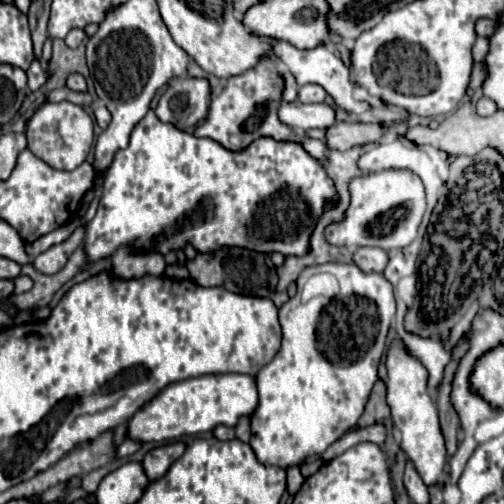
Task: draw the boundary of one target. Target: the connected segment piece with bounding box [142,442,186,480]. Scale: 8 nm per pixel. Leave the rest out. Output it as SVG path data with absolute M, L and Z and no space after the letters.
M174 442L174 444L166 444L166 446L150 450L142 462L146 476L150 480L162 478L168 472L168 468L184 454L184 448L186 448L184 442Z

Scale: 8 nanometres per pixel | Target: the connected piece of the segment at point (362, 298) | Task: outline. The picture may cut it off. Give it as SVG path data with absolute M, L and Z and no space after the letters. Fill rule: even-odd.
M324 264L310 266L298 278L298 294L280 308L282 346L258 374L260 404L250 416L252 438L250 446L264 466L278 466L282 470L300 466L308 456L322 454L344 432L356 426L362 416L364 404L378 380L378 364L386 350L386 336L396 312L392 284L378 272L362 272L356 264ZM318 272L334 274L340 280L340 294L336 298L314 298L306 304L300 302L304 282Z

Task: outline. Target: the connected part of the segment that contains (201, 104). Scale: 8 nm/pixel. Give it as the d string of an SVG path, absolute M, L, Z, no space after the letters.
M172 78L156 106L156 116L186 130L208 116L210 96L212 92L206 78Z

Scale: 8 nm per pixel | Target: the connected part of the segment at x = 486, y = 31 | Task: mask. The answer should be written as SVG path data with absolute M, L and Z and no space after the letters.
M482 18L476 22L476 34L478 36L492 36L496 30L496 20L490 18Z

